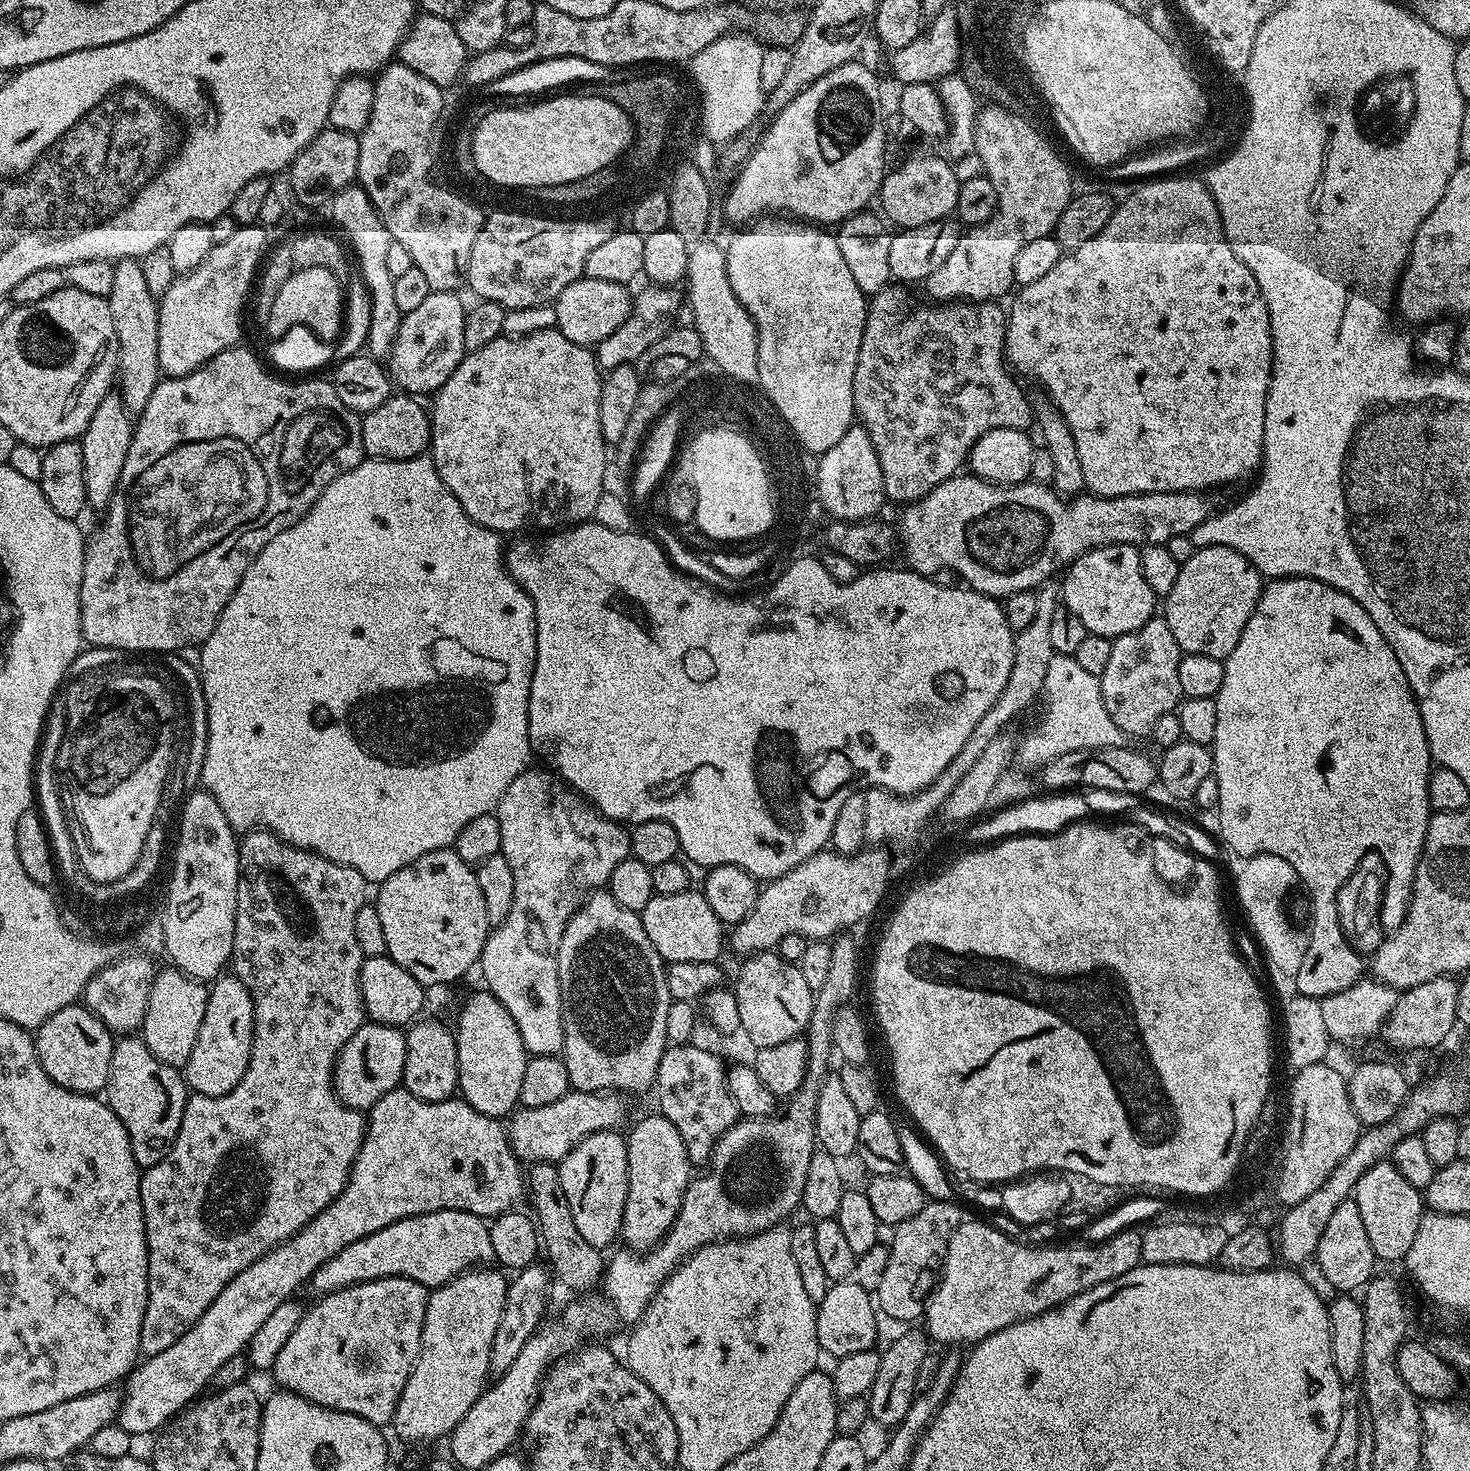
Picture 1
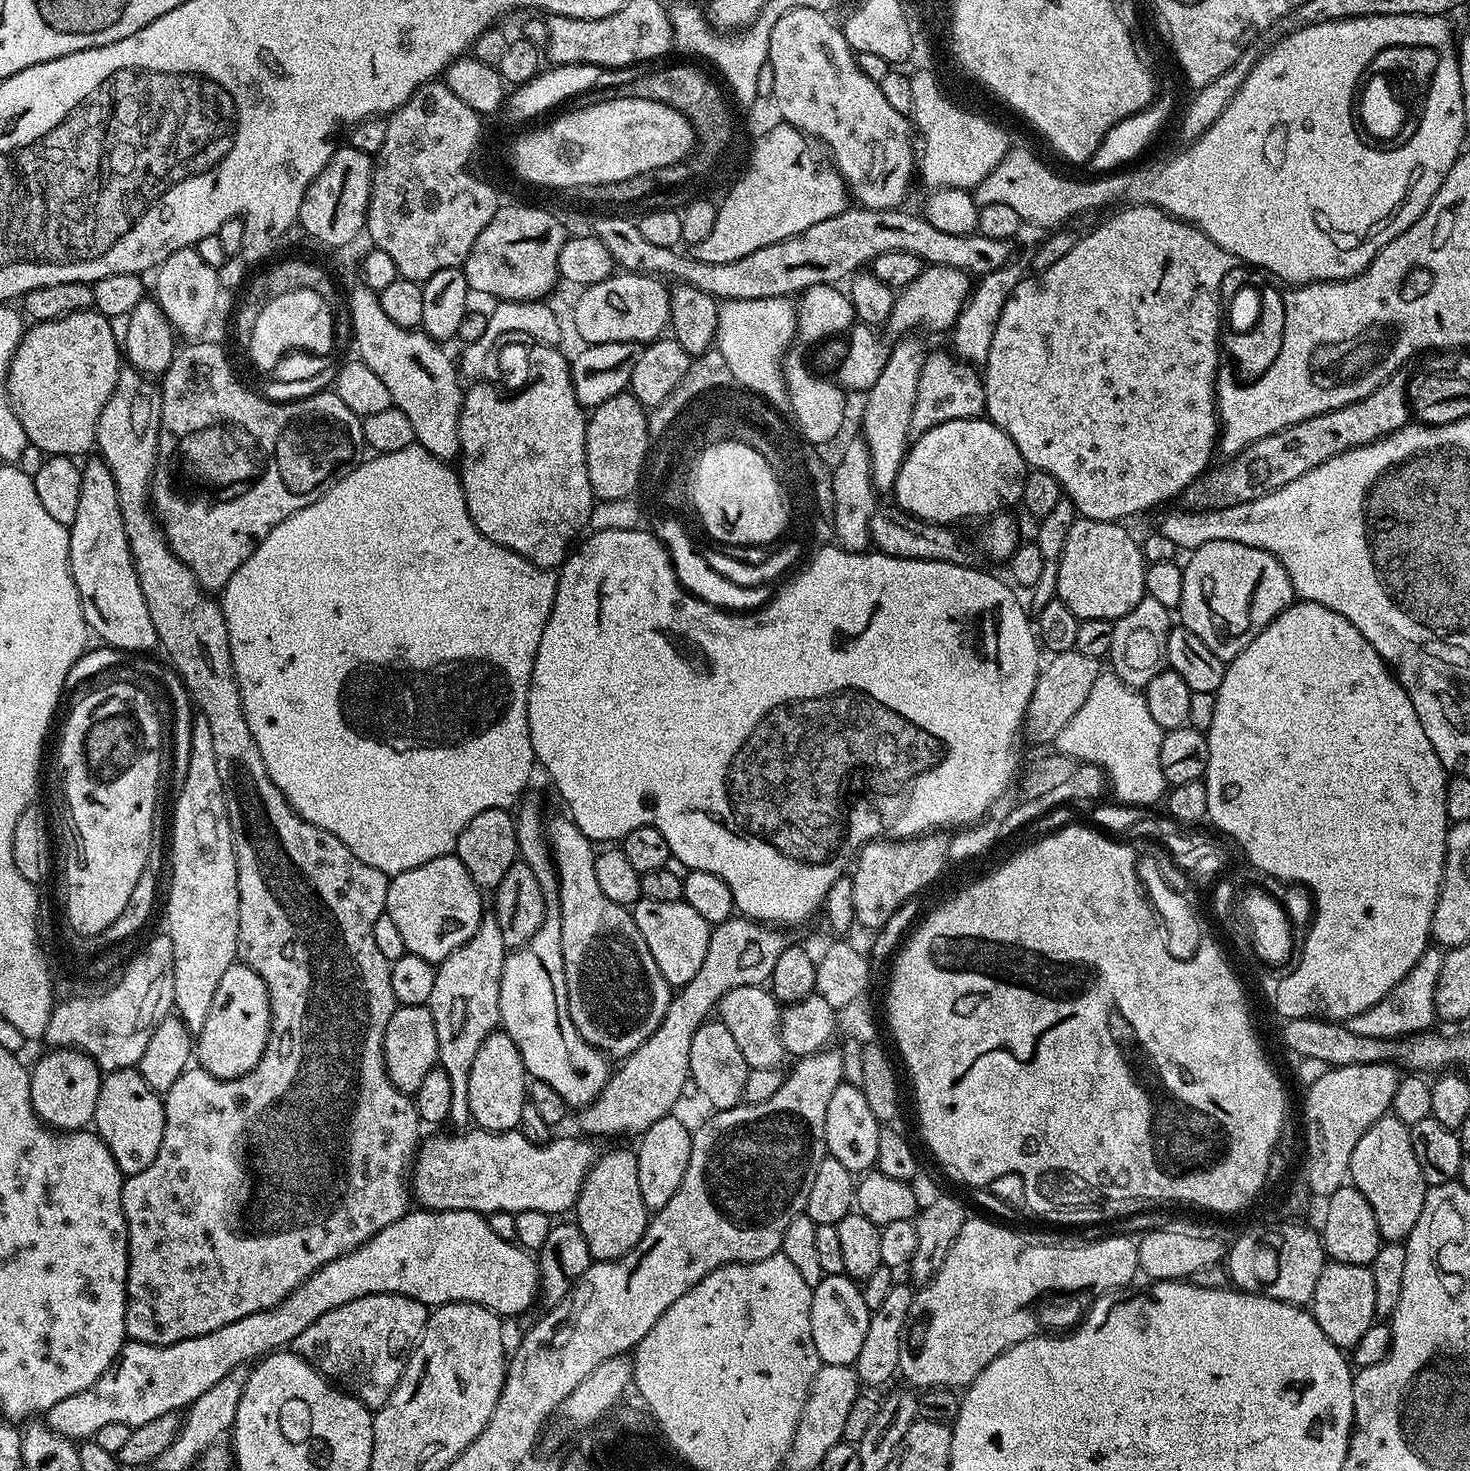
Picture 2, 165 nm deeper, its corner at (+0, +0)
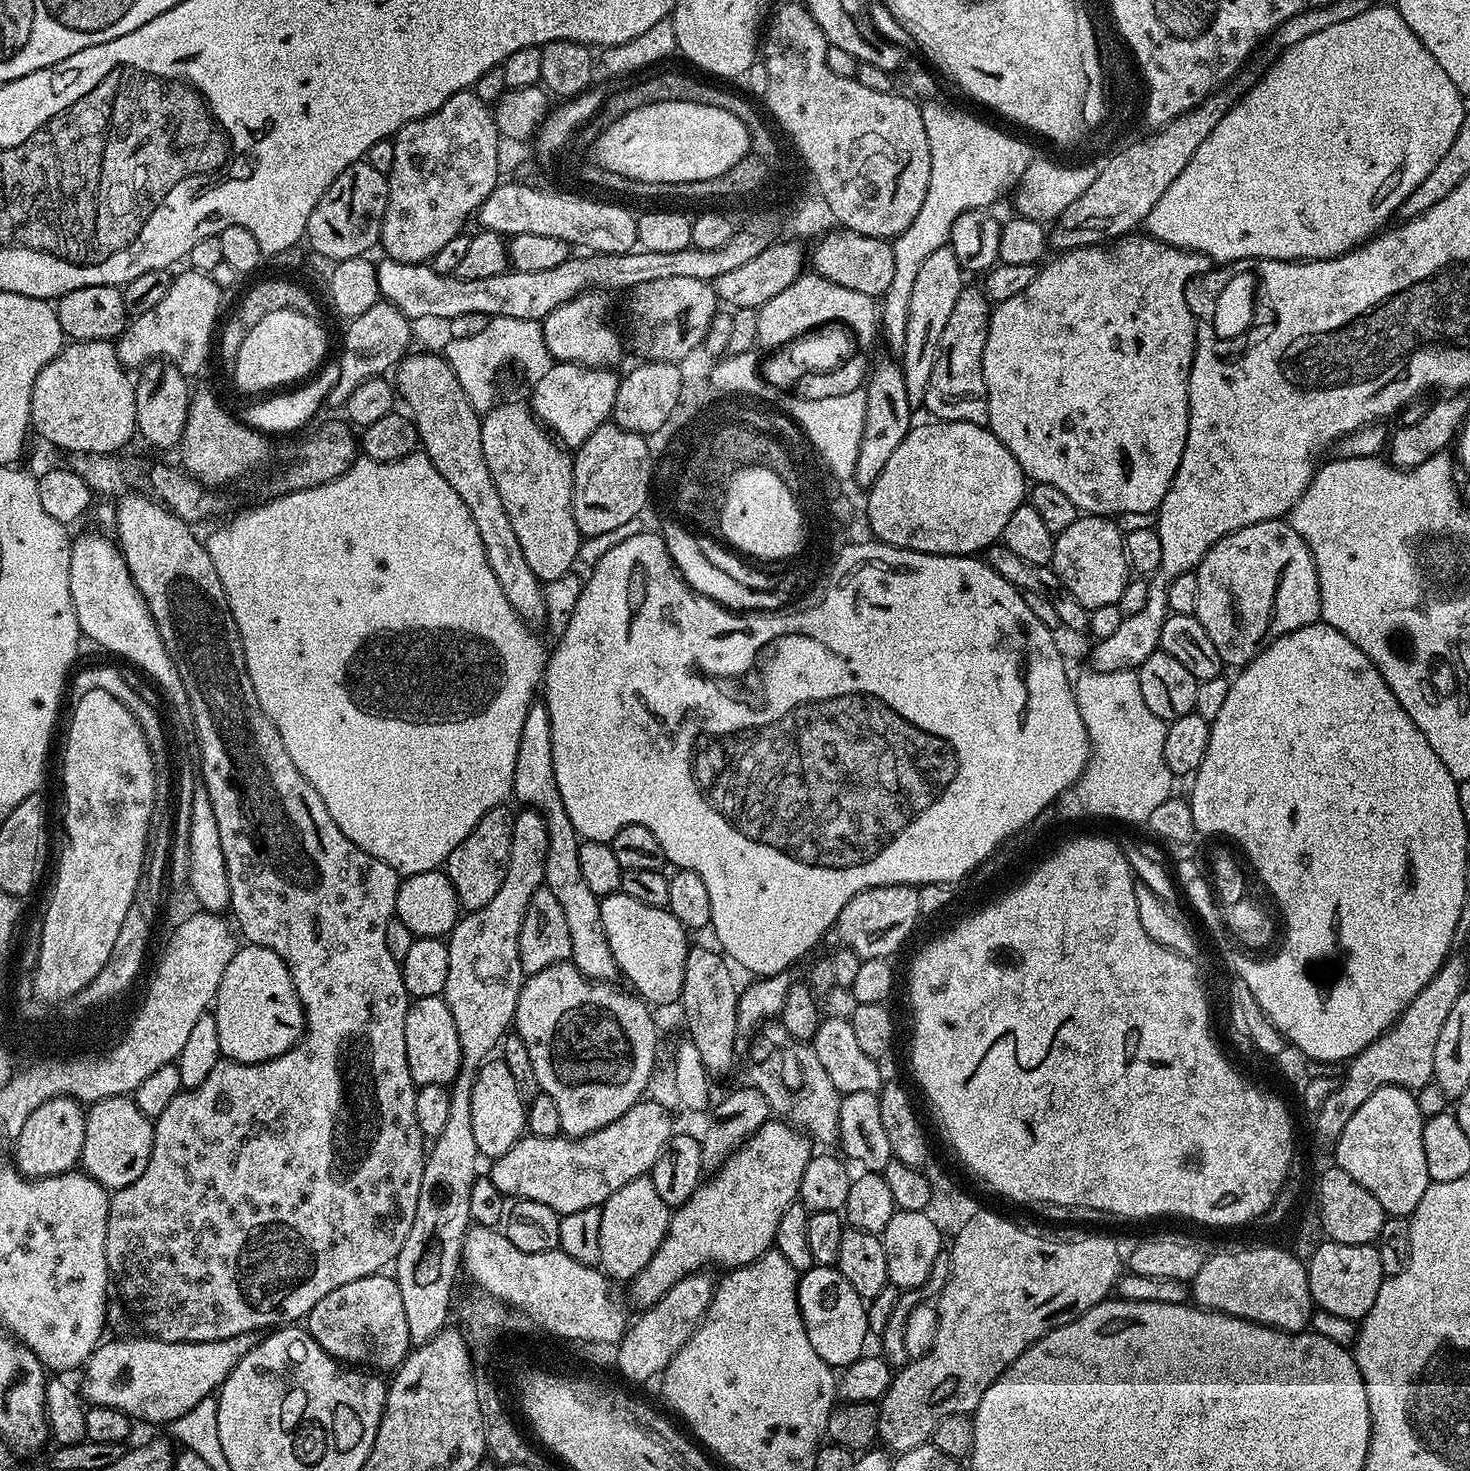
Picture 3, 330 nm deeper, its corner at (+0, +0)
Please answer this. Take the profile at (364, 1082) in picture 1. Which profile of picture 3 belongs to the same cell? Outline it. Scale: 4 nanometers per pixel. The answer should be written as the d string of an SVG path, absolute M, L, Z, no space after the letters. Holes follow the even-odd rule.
M443 995L417 996L408 1005L406 1014L406 1062L410 1066L412 1081L421 1084L451 1085L452 1079L460 1069L462 1050L458 1046L458 1030L454 1030L454 1014L450 1014L450 1006Z

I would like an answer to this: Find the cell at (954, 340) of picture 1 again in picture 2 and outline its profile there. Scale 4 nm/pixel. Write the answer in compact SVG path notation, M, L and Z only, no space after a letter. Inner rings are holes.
M929 351L918 378L918 394L912 411L912 431L919 434L951 420L970 420L985 411L984 382L971 363L961 362L951 351Z

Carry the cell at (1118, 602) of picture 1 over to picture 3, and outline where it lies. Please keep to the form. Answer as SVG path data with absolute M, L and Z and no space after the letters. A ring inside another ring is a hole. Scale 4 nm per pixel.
M1080 514L1066 530L1054 536L1052 569L1062 578L1066 590L1082 602L1086 609L1118 604L1130 581L1128 559L1124 553L1124 533L1118 530L1115 519L1106 516Z

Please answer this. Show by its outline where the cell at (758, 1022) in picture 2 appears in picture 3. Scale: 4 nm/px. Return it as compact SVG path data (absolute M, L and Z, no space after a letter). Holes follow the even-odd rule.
M768 1022L751 1037L748 1048L748 1076L751 1087L766 1098L779 1119L800 1129L817 1145L835 1145L840 1139L838 1110L842 1093L830 1082L830 1074L818 1062L818 1054L807 1043L795 1040L779 1022Z

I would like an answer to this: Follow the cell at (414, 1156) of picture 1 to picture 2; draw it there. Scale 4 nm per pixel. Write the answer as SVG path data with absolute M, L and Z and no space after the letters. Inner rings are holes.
M473 1127L472 1132L460 1130L457 1136L432 1136L417 1147L410 1165L410 1192L421 1209L434 1212L446 1210L470 1210L481 1214L494 1212L517 1213L534 1210L549 1214L564 1212L575 1205L582 1190L582 1182L598 1155L593 1141L576 1136L560 1136L547 1144L530 1142L518 1130L511 1132L486 1132Z

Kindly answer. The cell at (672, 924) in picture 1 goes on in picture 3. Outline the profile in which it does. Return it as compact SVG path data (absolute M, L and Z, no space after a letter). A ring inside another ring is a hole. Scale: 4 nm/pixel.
M621 891L601 899L600 913L602 930L606 930L606 942L610 942L610 954L614 954L619 975L625 976L633 984L631 987L635 995L652 1006L675 1005L682 994L686 974L689 929L684 928L667 908L645 906Z

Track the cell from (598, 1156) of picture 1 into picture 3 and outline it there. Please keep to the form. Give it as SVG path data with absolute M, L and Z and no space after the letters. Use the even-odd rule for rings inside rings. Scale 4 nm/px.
M647 1175L626 1182L622 1190L614 1190L599 1209L602 1218L598 1225L599 1267L613 1281L631 1282L644 1269L646 1262L654 1258L654 1250L658 1250L667 1238L670 1206L662 1202L658 1190L654 1190L651 1175Z

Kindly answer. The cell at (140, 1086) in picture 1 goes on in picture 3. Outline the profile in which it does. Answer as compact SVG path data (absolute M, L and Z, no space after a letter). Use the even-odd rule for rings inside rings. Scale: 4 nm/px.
M131 1095L111 1096L91 1105L86 1112L86 1138L80 1155L83 1171L109 1190L130 1186L130 1182L142 1178L142 1170L150 1162L153 1127L153 1121L138 1110Z

